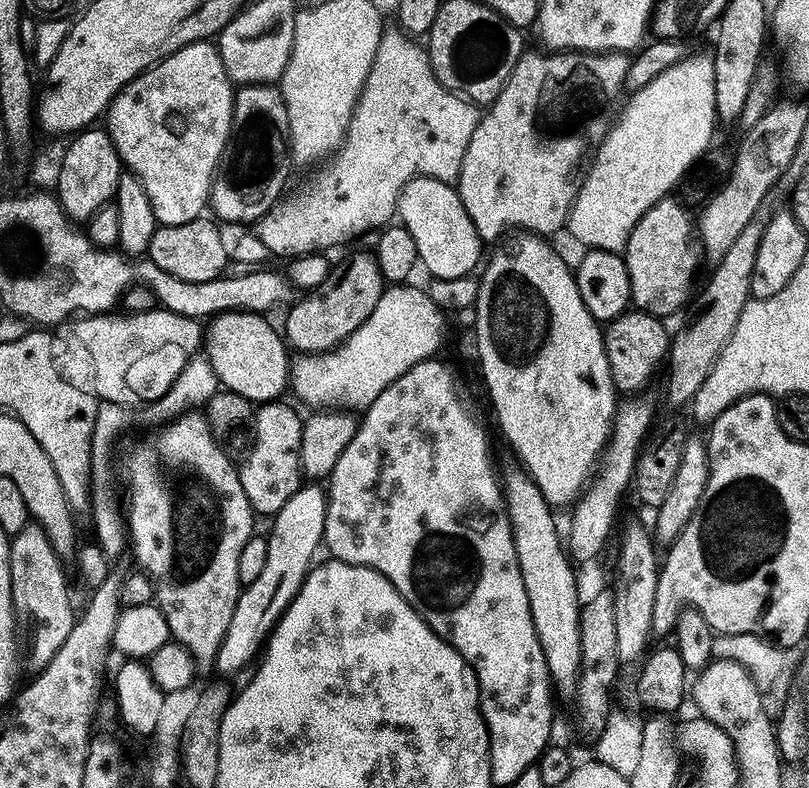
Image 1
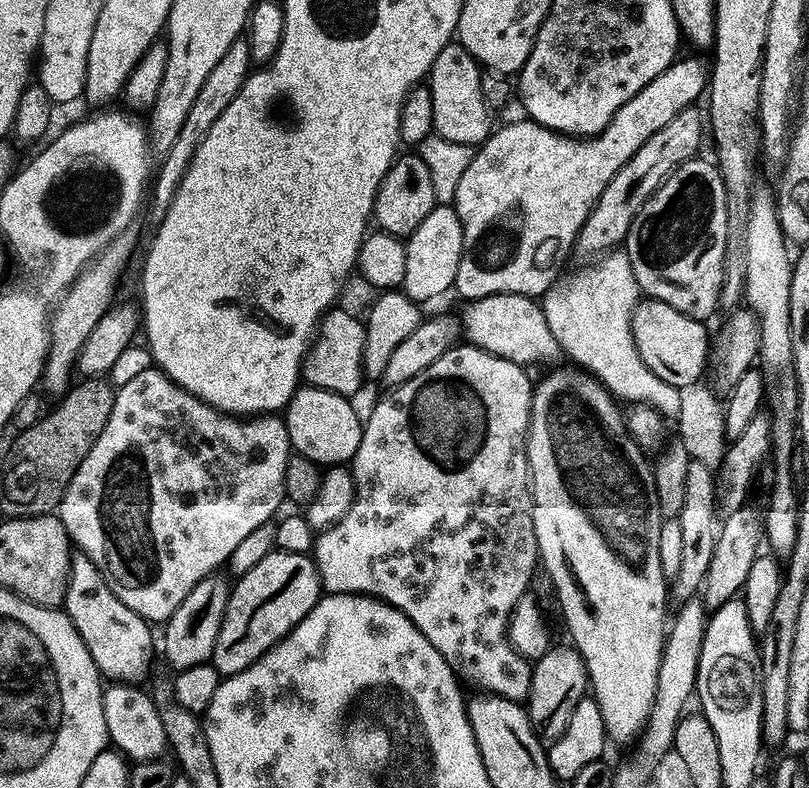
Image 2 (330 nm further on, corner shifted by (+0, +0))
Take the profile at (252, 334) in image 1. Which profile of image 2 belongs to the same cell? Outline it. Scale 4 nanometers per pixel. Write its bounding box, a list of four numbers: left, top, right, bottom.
[282,386,364,466]

